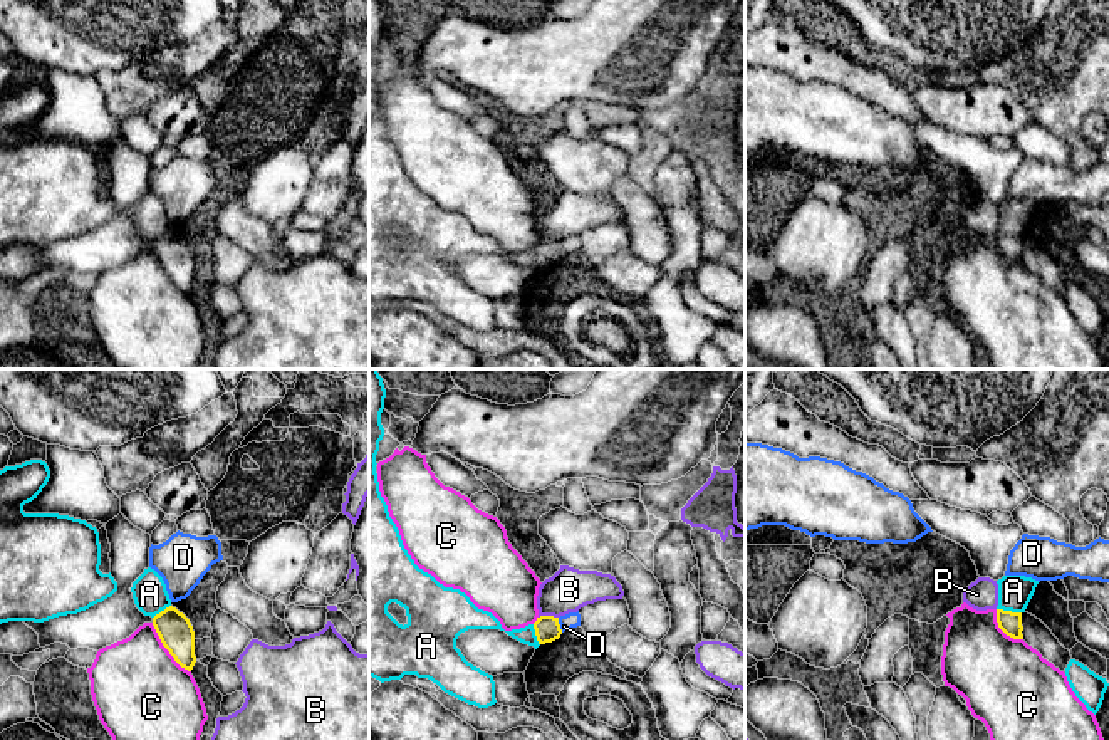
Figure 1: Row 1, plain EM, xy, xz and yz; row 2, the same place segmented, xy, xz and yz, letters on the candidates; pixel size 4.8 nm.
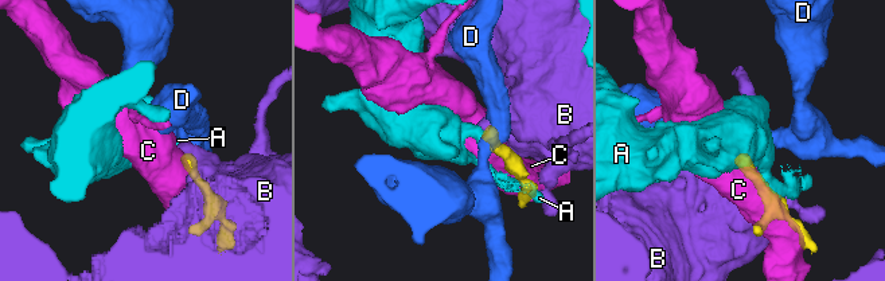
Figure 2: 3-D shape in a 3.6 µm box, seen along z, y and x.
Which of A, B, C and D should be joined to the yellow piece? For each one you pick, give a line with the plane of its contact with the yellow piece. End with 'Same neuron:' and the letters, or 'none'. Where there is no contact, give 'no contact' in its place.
A: yz
Same neuron: A

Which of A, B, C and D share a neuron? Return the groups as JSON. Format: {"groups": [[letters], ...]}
{"groups": [["A"], ["B"], ["C"], ["D"]]}

